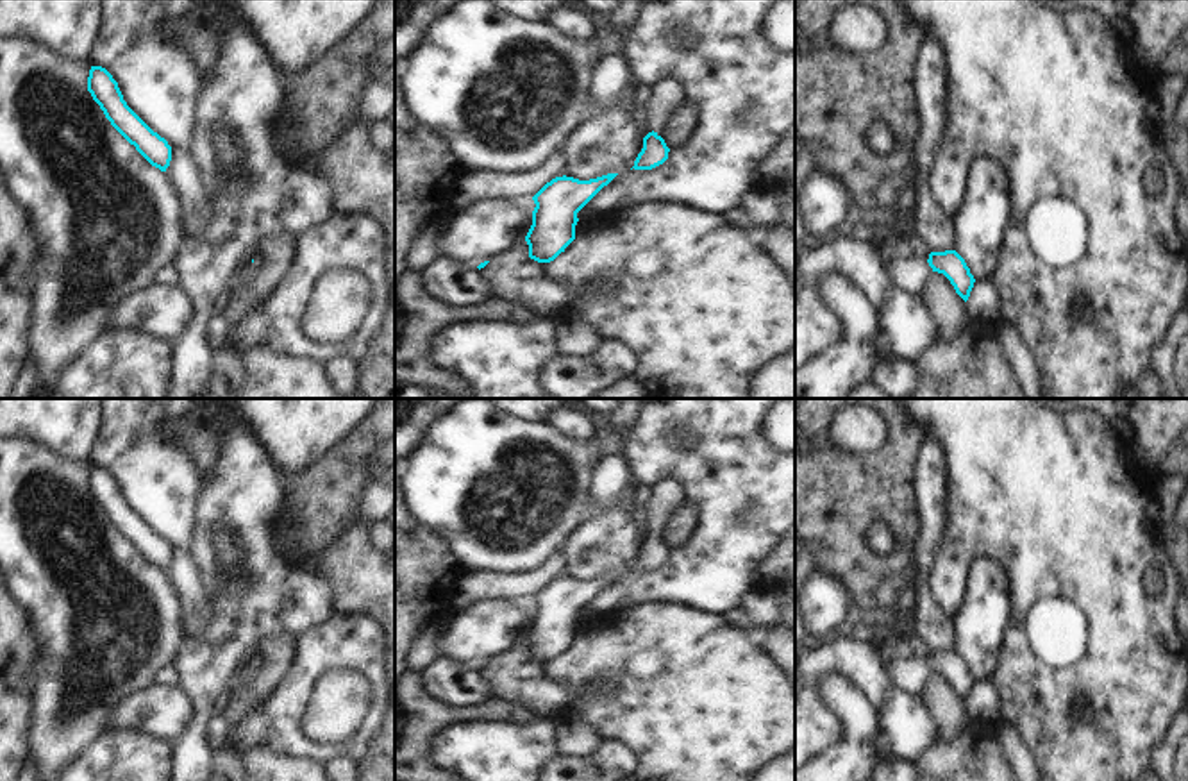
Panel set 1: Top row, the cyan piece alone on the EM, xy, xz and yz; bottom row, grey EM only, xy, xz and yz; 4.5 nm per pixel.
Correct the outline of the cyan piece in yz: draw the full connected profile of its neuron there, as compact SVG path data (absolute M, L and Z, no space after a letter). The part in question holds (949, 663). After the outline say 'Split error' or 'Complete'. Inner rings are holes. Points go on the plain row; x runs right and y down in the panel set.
M956 651L931 652L927 658L906 658L883 661L890 681L909 695L922 695L931 672L943 674L956 693L966 702L974 688L974 676Z. Split error.

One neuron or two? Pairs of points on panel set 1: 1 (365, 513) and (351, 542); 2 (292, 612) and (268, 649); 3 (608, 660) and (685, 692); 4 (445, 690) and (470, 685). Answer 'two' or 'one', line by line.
1: two
2: two
3: one
4: one

